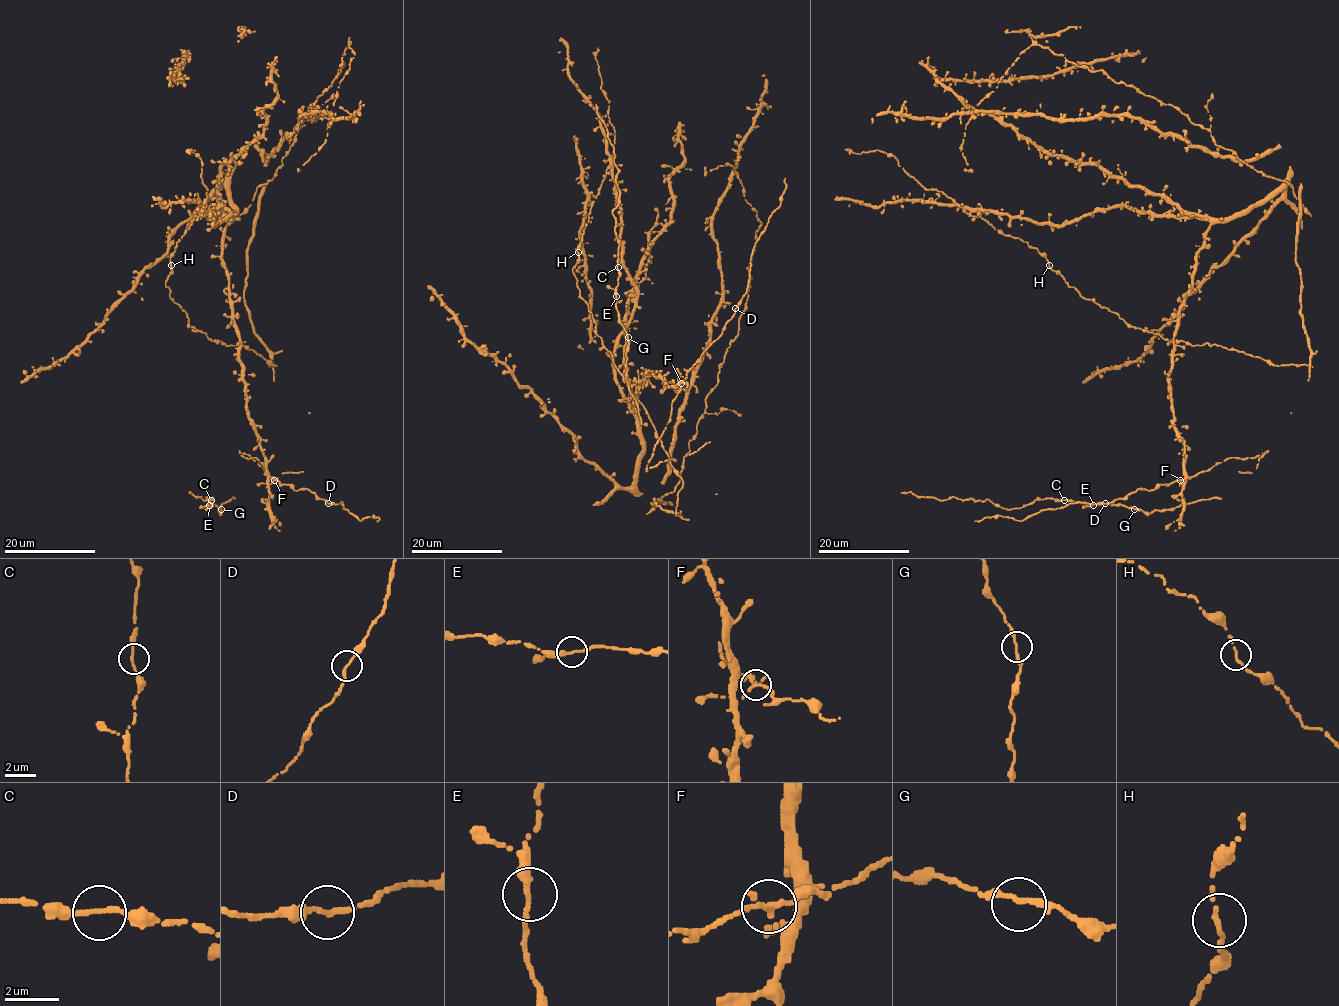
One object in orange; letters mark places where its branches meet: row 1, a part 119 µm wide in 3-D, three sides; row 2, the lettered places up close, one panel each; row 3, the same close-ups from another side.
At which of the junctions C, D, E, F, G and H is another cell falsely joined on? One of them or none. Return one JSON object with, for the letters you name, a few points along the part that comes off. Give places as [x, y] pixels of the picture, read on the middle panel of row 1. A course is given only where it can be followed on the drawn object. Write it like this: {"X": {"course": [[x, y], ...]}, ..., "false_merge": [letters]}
{"false_merge": []}

